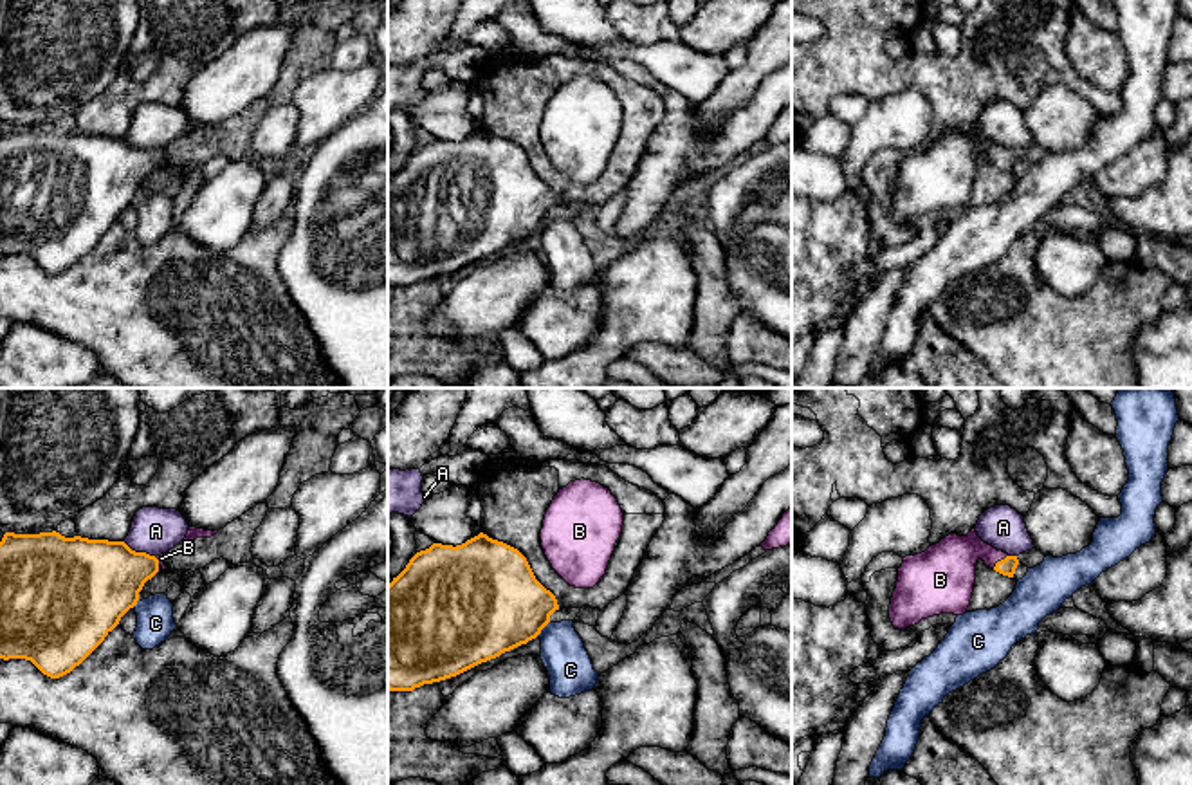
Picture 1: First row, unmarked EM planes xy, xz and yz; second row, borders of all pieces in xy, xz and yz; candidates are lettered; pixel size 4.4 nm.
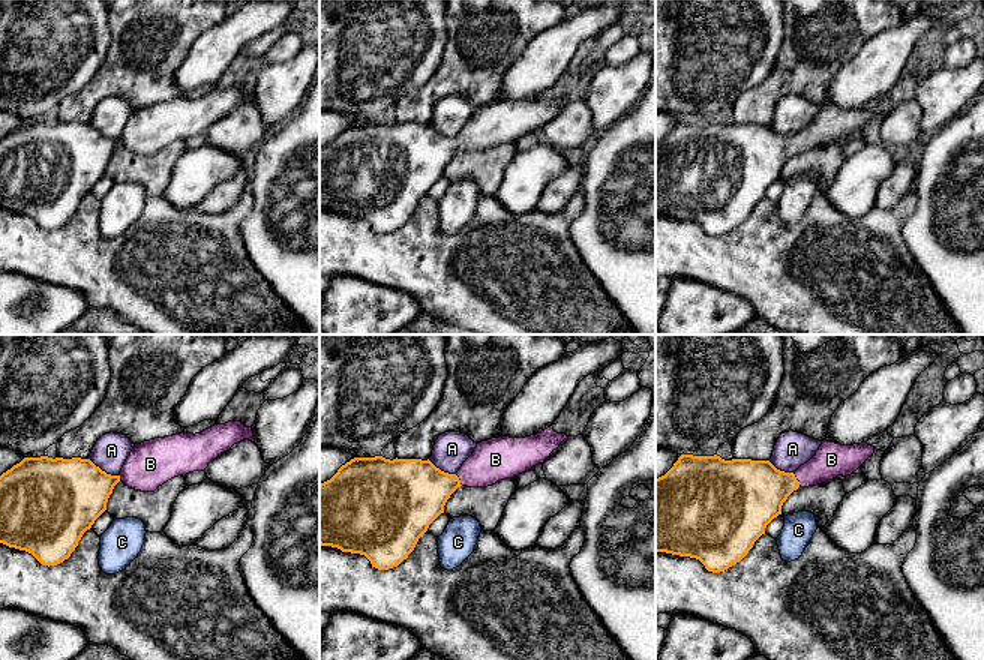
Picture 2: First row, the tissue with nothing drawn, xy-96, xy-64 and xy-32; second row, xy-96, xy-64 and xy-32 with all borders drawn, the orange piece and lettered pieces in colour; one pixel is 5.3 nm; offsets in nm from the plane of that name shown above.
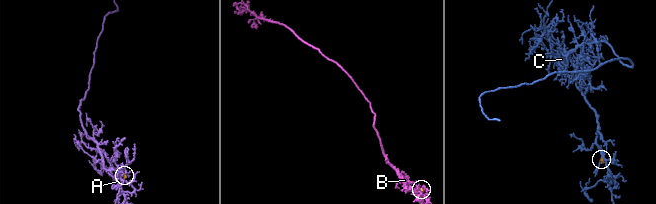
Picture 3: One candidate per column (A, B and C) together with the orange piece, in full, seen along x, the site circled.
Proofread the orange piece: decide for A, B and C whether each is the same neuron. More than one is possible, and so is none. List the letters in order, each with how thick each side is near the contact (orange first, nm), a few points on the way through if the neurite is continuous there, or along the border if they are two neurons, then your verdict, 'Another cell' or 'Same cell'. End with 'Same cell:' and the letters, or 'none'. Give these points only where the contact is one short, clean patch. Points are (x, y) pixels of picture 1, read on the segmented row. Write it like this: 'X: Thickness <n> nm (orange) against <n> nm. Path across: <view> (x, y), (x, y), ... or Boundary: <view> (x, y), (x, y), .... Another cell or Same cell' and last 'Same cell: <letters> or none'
A: Thickness 400 nm (orange) against 200 nm. Boundary: xy (123, 542), (155, 558). Another cell
B: Thickness 80 nm (orange) against 260 nm. Path across: yz (1007, 567), (1001, 560), (965, 553), (947, 571). Same cell
C: Thickness 440 nm (orange) against 200 nm. Boundary: xz (549, 621), (538, 634). Another cell
Same cell: B

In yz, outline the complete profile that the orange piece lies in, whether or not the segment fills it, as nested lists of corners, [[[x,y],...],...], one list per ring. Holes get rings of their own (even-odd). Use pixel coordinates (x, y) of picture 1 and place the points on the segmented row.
[[[976,529],[967,536],[949,534],[925,552],[905,556],[889,605],[893,626],[905,630],[932,615],[967,614],[979,559],[1008,577],[1019,565],[1017,556],[985,543]]]

